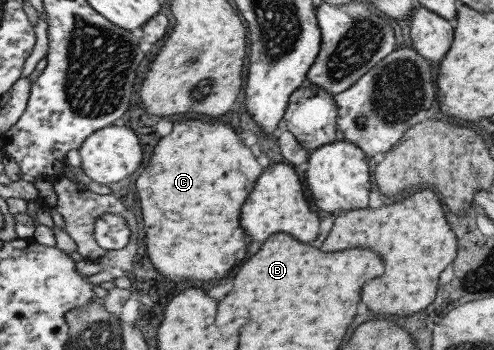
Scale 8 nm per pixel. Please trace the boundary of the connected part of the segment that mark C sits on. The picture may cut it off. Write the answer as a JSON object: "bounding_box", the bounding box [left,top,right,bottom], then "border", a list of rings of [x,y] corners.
{"bounding_box":[135,120,263,280],"border":[[[199,120],[177,122],[173,124],[173,130],[157,142],[149,166],[139,174],[139,182],[135,182],[145,236],[145,254],[153,268],[167,280],[220,280],[233,273],[244,260],[245,242],[249,241],[239,226],[240,208],[263,169],[257,163],[256,150],[245,147],[237,135],[227,124],[209,124]]]}

